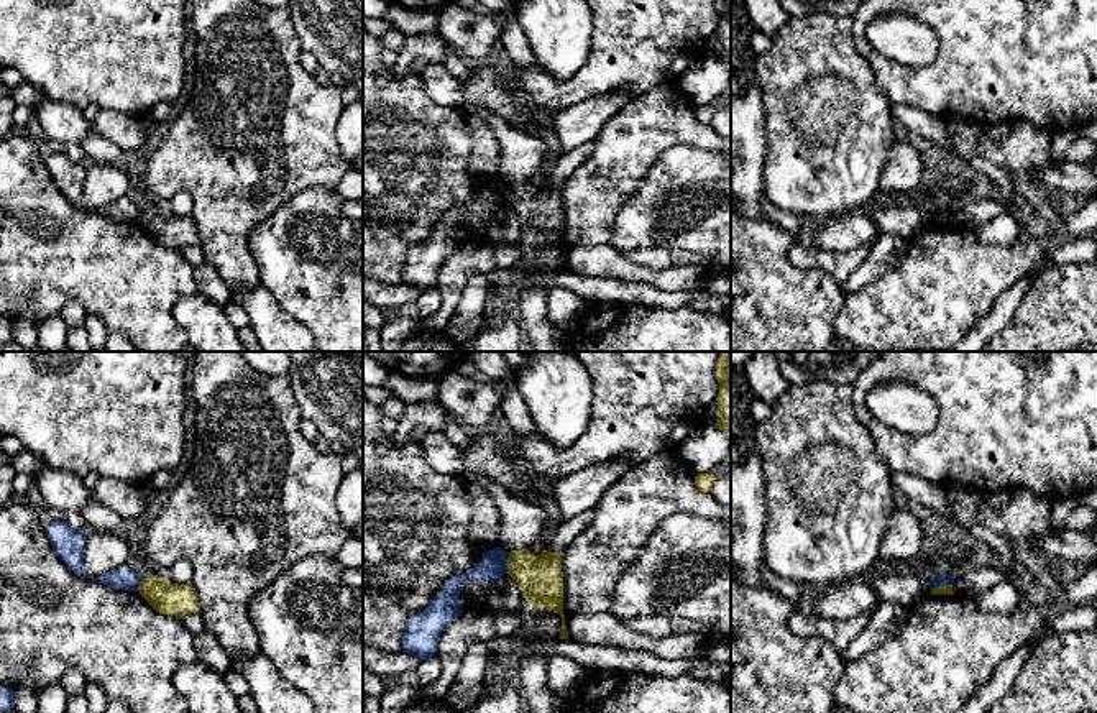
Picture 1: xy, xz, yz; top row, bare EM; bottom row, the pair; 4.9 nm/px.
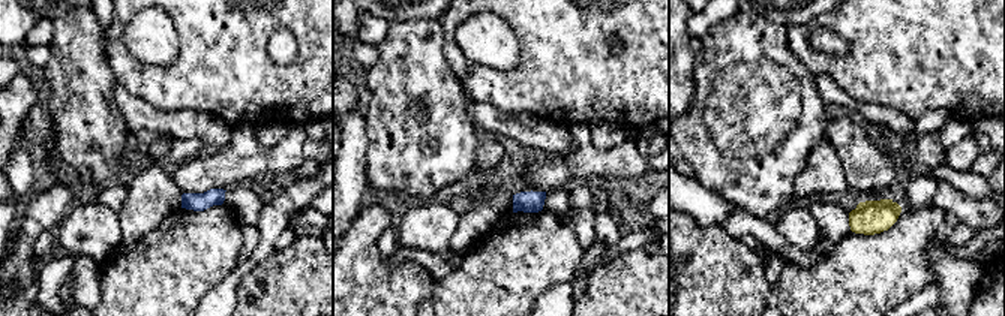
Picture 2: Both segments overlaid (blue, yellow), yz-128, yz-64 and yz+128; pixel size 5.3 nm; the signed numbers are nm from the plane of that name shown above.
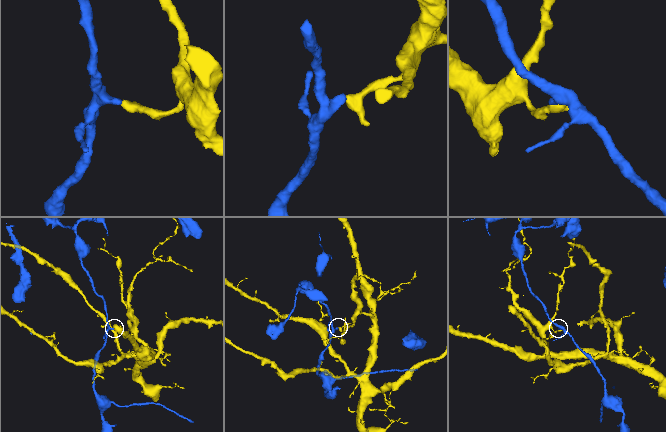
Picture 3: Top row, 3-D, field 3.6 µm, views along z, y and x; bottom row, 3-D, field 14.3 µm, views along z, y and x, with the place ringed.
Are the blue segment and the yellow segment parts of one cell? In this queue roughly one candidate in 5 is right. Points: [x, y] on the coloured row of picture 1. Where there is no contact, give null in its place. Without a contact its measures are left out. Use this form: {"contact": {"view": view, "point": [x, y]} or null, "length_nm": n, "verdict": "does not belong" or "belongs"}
{"contact": {"view": "xz", "point": [506, 562]}, "length_nm": 110, "verdict": "does not belong"}

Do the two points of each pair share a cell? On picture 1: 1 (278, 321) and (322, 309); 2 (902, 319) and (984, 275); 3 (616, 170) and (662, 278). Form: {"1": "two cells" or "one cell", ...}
{"1": "two cells", "2": "one cell", "3": "one cell"}

